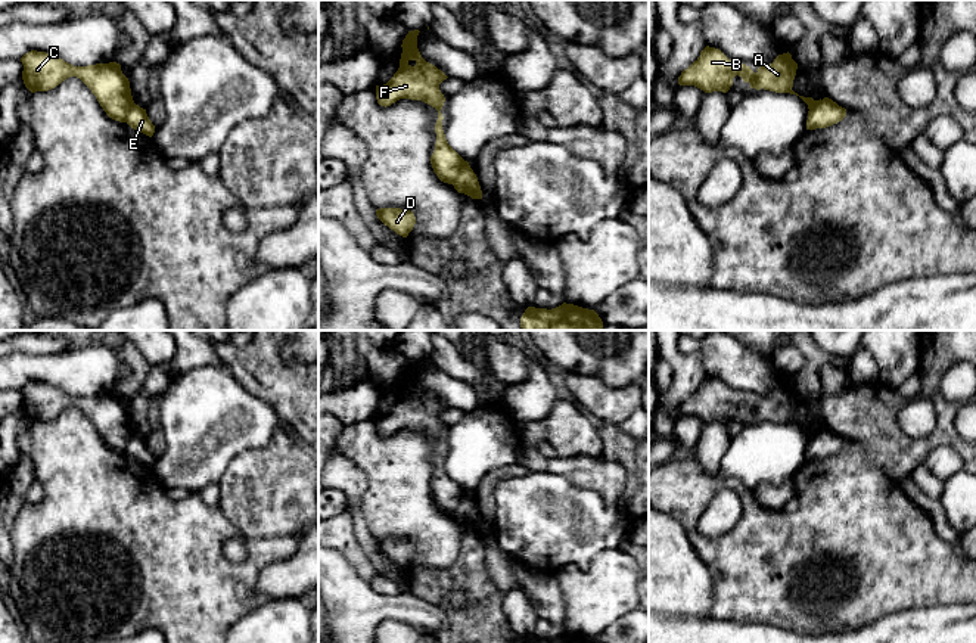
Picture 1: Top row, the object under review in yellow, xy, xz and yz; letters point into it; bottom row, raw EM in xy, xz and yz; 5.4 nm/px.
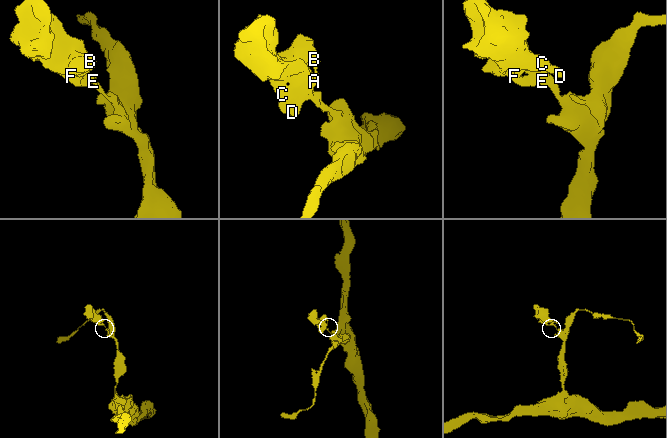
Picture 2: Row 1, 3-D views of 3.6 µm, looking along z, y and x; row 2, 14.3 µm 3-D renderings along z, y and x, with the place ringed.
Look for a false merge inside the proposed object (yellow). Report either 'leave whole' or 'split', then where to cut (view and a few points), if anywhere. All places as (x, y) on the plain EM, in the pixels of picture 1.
split | xz (465, 491), (451, 513)

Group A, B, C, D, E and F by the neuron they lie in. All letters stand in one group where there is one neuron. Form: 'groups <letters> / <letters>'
groups A B C D F / E

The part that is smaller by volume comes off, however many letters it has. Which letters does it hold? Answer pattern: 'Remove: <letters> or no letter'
Remove: A, B, C, D, F

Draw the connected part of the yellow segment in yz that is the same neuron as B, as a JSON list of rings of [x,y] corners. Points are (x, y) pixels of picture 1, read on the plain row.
[[[706,376],[700,382],[700,386],[687,400],[681,403],[681,406],[678,407],[678,414],[694,416],[703,420],[705,423],[727,423],[733,416],[733,409],[739,406],[745,413],[750,414],[750,419],[764,419],[775,423],[790,423],[799,426],[792,420],[796,400],[798,394],[792,389],[792,385],[789,382],[778,385],[773,394],[759,397],[756,400],[758,403],[755,404],[750,397],[746,397],[745,394],[731,392],[719,379]]]

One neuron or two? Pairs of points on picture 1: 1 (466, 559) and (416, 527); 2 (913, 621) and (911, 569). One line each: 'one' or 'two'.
1: two
2: two

